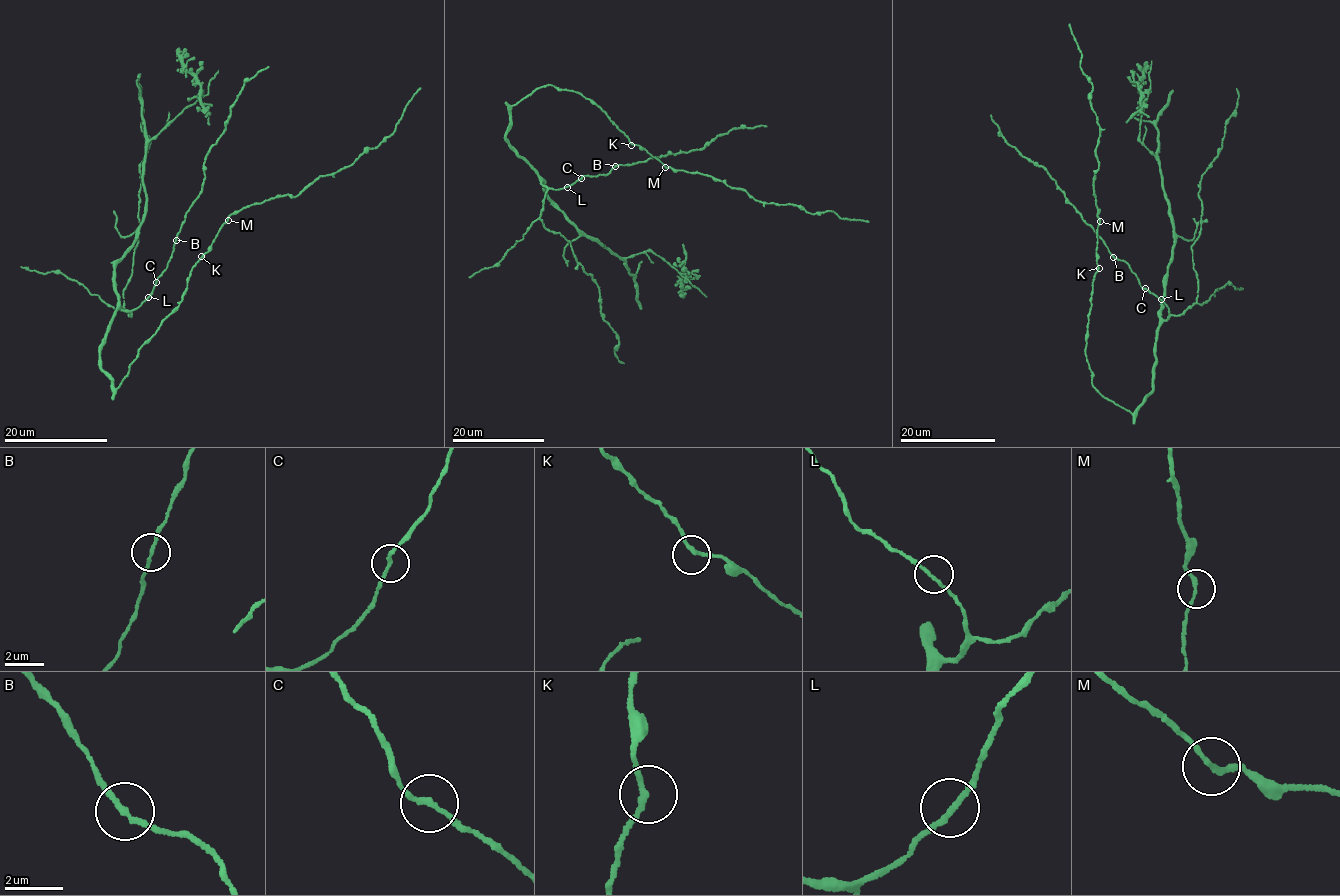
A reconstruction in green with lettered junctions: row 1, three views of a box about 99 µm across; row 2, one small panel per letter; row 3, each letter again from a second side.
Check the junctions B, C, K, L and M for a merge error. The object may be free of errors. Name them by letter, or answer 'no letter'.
no letter

